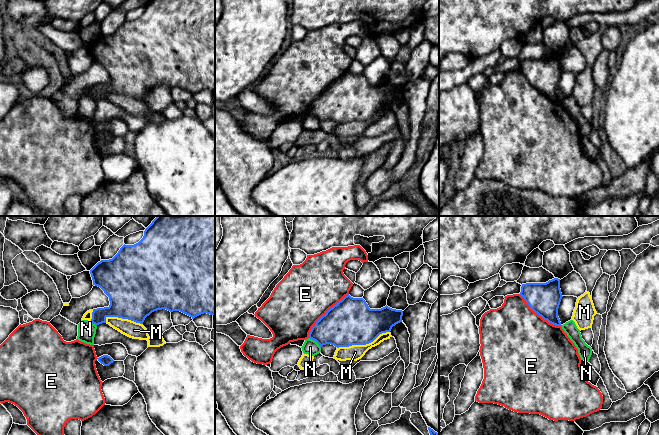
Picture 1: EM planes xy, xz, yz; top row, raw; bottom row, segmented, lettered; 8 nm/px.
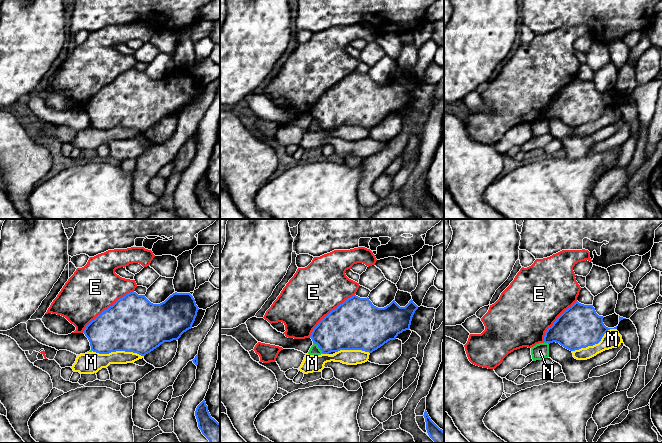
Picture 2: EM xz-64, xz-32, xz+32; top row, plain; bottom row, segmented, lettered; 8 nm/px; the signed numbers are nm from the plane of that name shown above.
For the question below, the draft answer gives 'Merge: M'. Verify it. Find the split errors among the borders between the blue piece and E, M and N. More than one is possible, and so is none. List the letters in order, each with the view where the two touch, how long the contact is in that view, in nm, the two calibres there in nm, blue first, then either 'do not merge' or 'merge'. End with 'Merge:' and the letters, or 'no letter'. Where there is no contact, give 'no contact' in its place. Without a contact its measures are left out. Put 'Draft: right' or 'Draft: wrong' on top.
Draft: wrong
E: xz | 480 nm | 360/440 nm | do not merge
M: xz | 440 nm | 360/130 nm | do not merge
N: xz | 130 nm | 340/120 nm | do not merge
Merge: no letter

